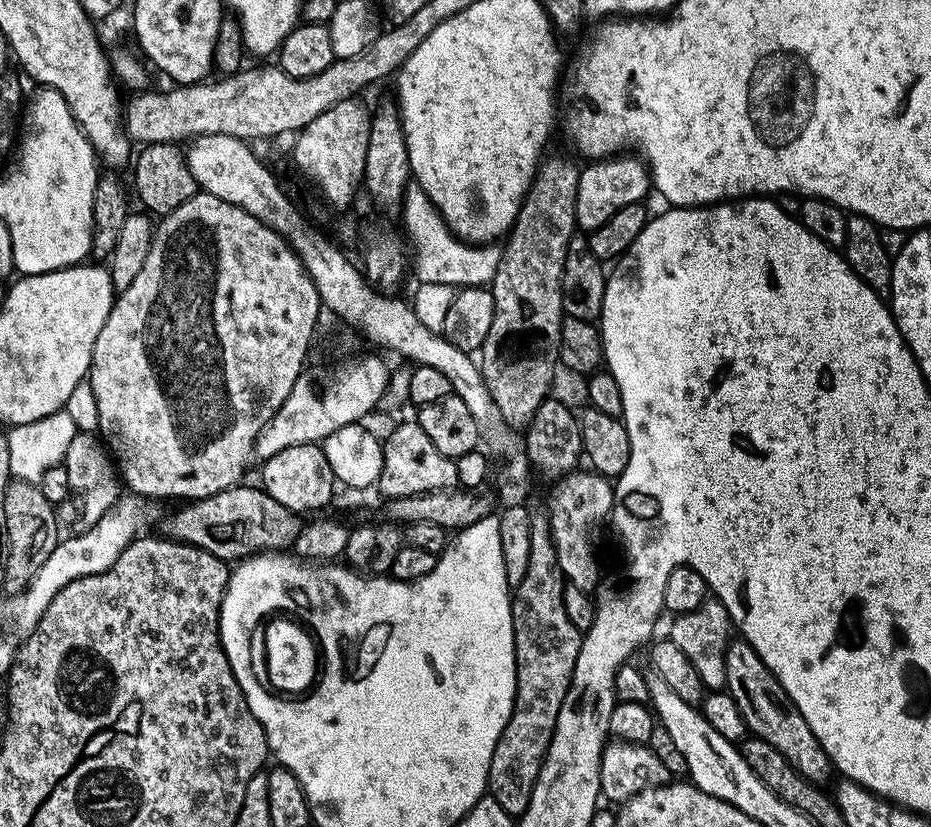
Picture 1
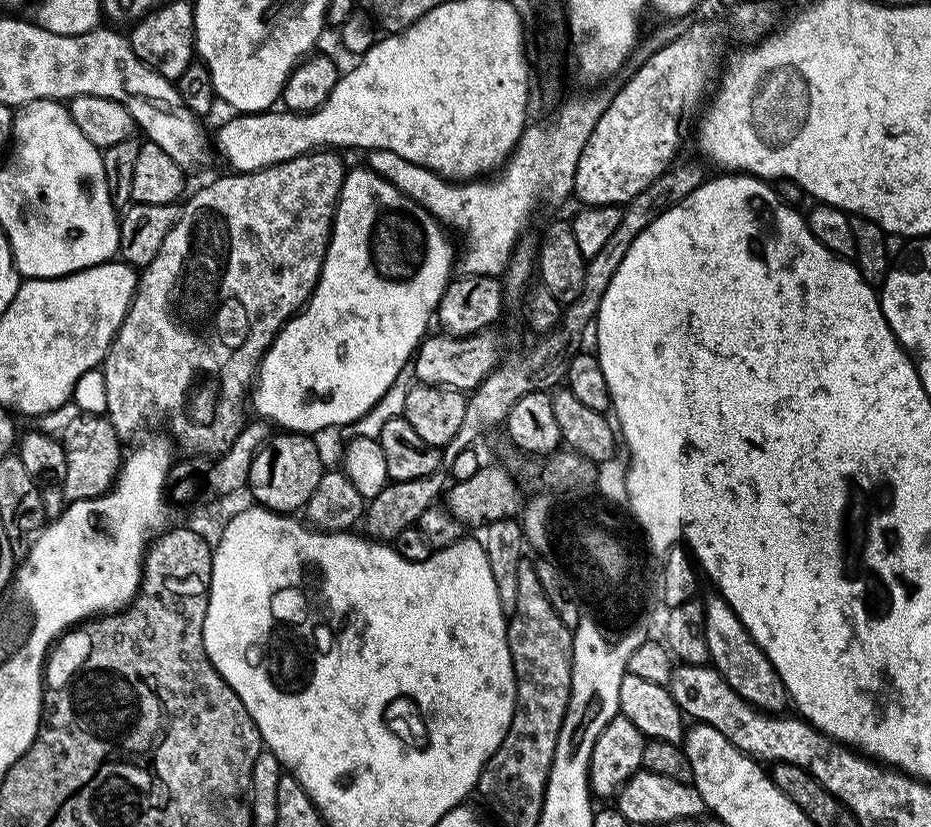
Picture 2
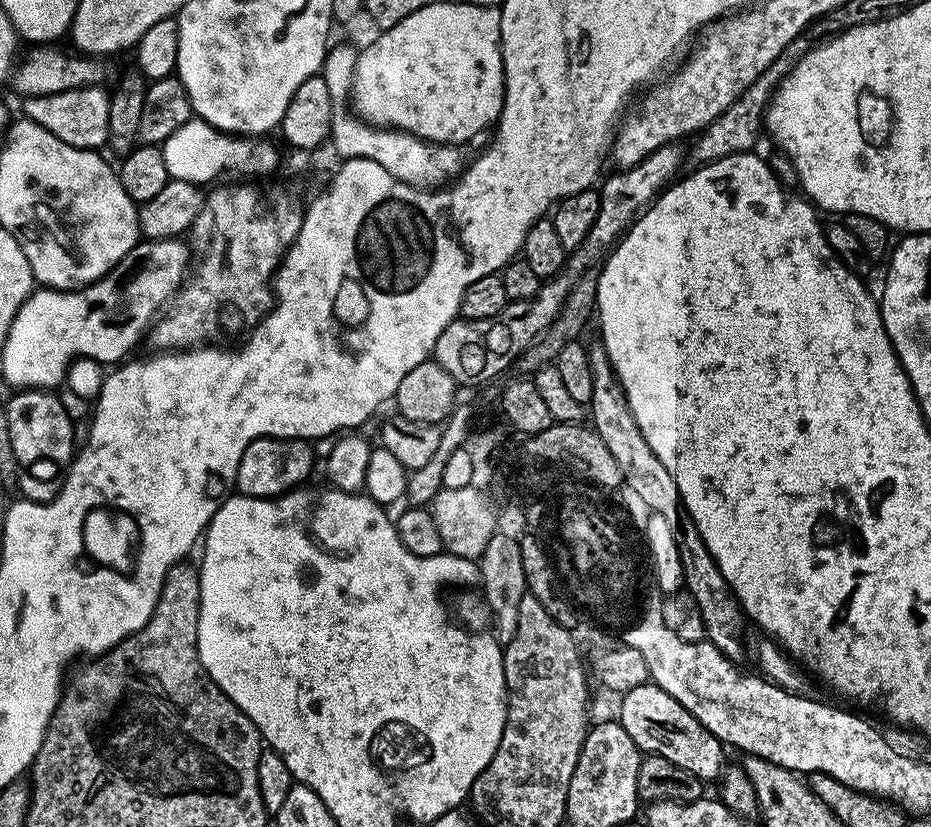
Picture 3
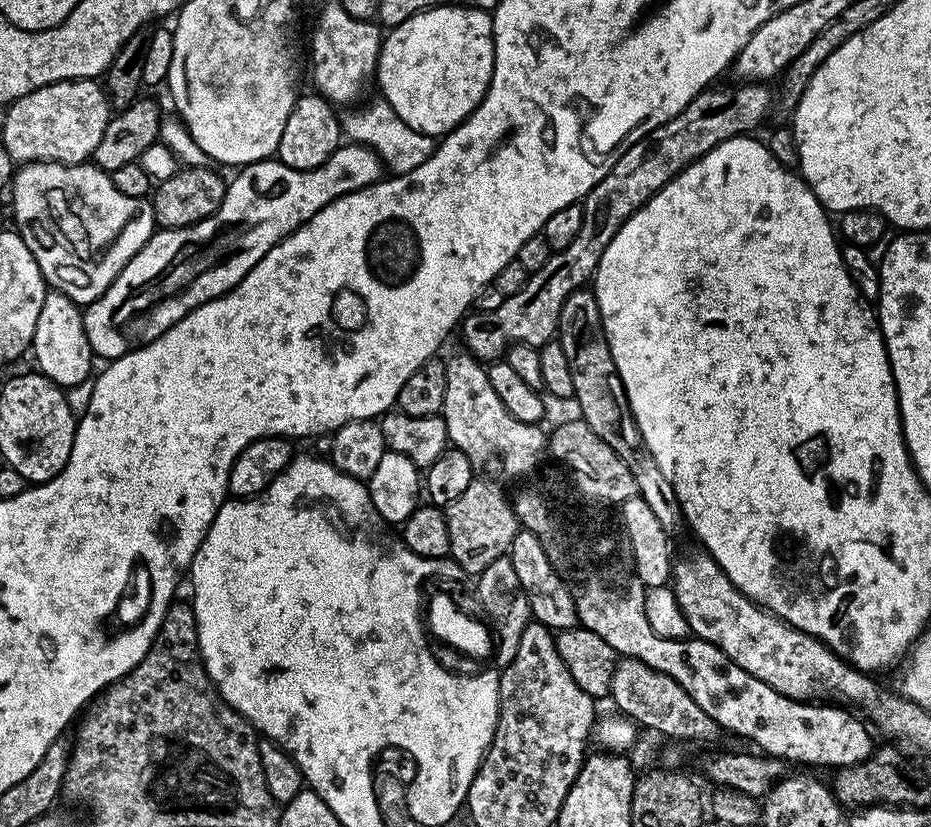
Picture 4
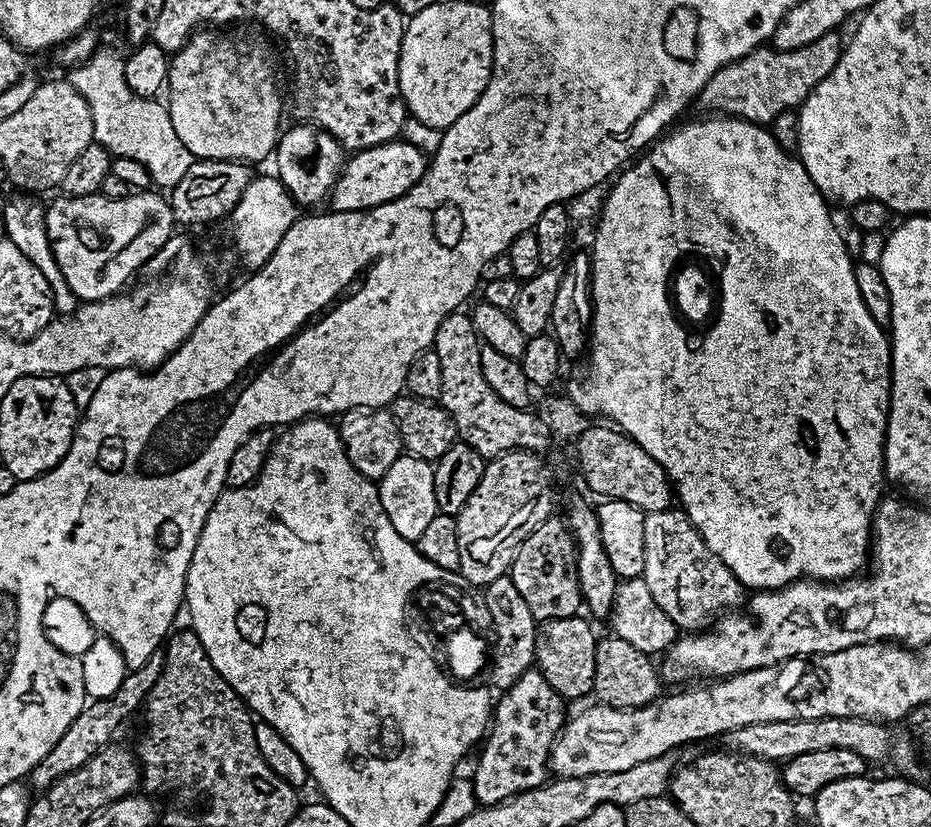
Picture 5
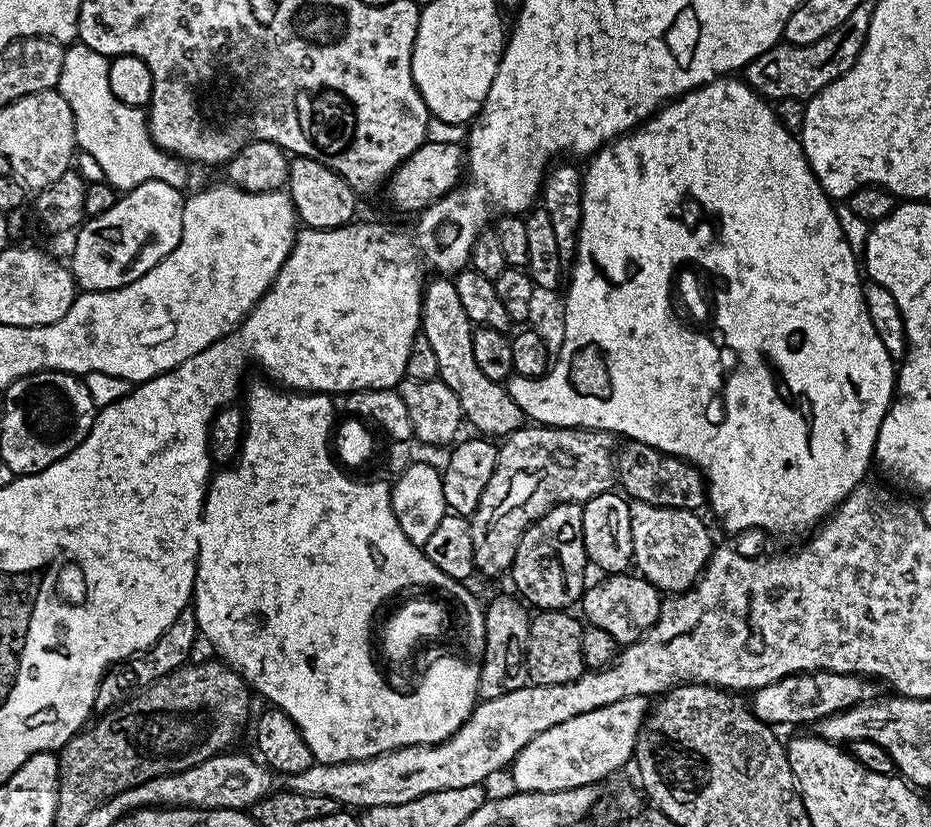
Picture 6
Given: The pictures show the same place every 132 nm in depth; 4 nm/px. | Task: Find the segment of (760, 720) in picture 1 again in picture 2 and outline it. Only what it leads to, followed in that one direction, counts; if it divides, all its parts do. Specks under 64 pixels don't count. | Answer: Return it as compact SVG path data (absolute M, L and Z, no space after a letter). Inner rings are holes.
M712 594L709 600L703 601L704 625L706 626L706 646L711 667L728 683L747 704L769 714L780 714L789 707L788 691L784 688L782 678L778 678L778 670L766 658L766 654L754 642L754 638L742 626L738 614L719 594Z

